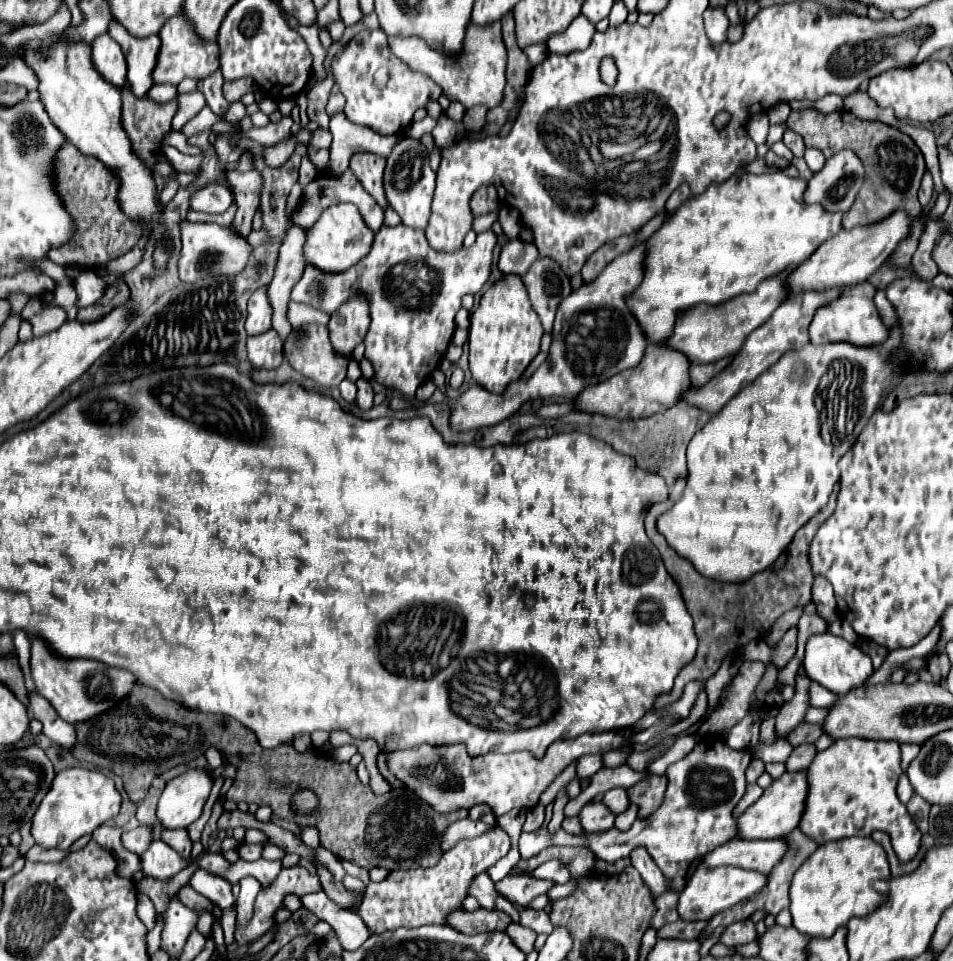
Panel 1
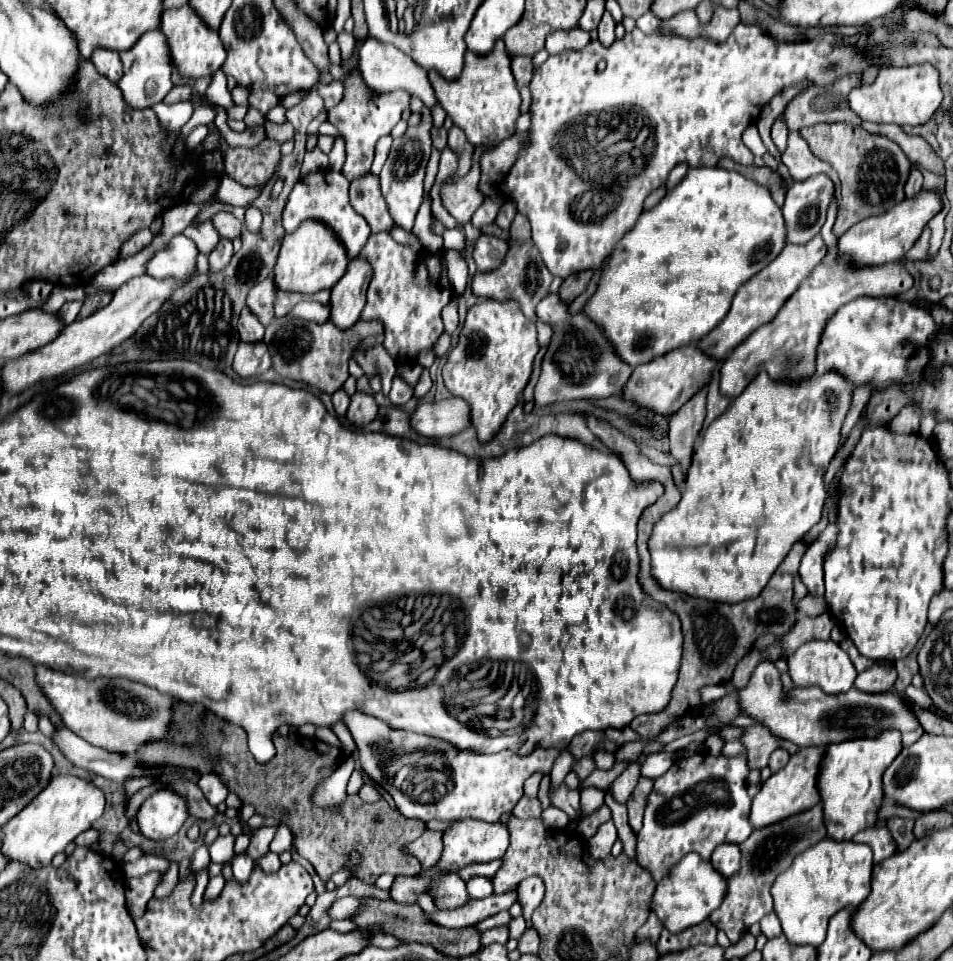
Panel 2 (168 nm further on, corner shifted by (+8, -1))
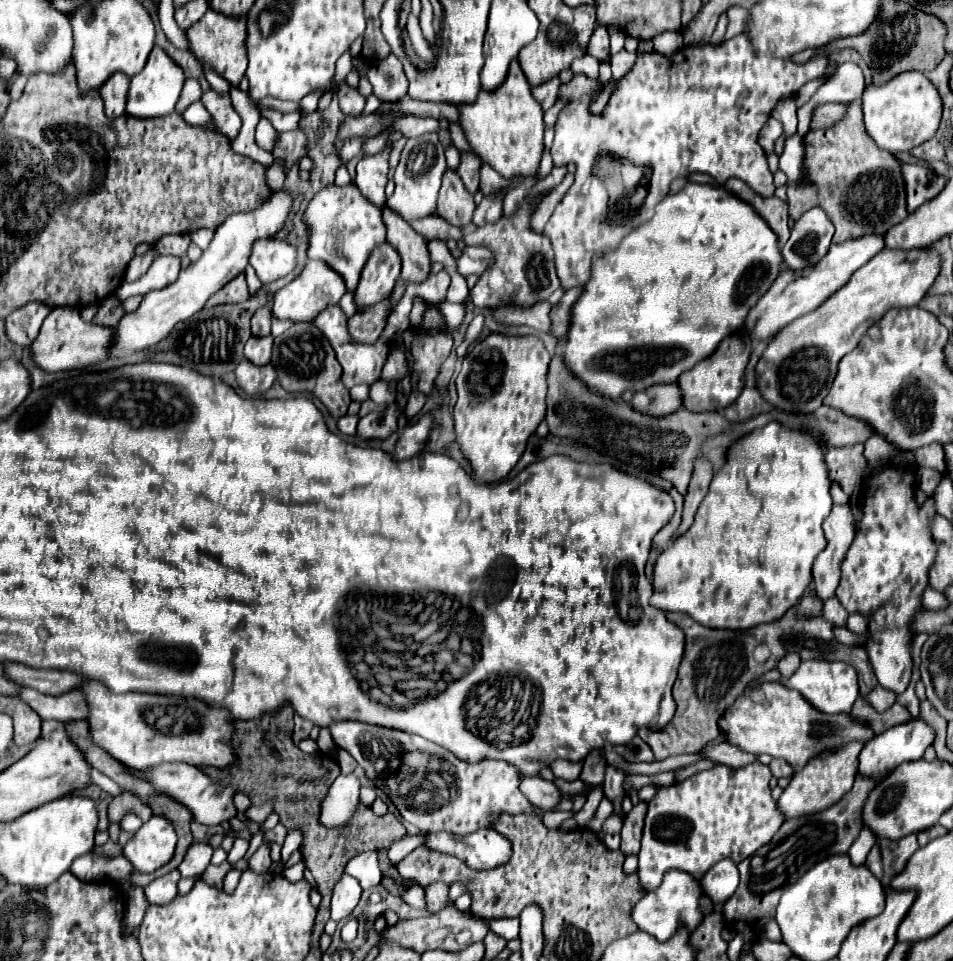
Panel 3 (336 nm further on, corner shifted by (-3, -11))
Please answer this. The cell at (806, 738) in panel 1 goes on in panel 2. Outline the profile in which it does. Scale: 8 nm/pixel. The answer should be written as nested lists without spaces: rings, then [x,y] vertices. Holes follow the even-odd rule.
[[[745,726],[743,734],[741,734],[741,744],[747,750],[747,758],[749,758],[749,768],[751,770],[761,770],[765,768],[765,764],[769,762],[769,754],[779,746],[779,738],[769,734],[767,728],[761,726]]]

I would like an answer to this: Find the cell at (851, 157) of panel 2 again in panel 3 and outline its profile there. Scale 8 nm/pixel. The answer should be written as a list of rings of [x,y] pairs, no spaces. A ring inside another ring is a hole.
[[[860,100],[850,102],[844,120],[832,128],[810,130],[804,136],[804,148],[804,178],[812,180],[816,188],[788,188],[788,206],[794,220],[808,208],[822,206],[836,228],[834,242],[846,242],[866,234],[884,234],[908,216],[900,158],[888,150],[880,150],[876,142],[868,138]]]

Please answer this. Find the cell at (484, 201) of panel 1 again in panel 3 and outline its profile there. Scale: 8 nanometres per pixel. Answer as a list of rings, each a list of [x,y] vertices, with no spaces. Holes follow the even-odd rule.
[[[446,168],[442,176],[442,188],[438,196],[436,214],[446,218],[448,224],[462,228],[472,222],[474,210],[476,210],[474,196],[466,190],[458,172],[452,168]]]

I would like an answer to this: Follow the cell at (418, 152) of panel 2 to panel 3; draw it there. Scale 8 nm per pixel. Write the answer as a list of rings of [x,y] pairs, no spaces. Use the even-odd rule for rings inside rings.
[[[436,132],[422,134],[418,138],[410,138],[406,142],[406,146],[402,148],[402,156],[400,156],[400,162],[396,166],[396,172],[394,172],[396,190],[388,198],[386,204],[392,210],[396,210],[400,216],[404,216],[404,220],[408,220],[408,222],[410,220],[422,220],[422,218],[434,214],[436,196],[440,190],[440,178],[442,178],[444,168],[446,168],[444,146],[440,144]]]

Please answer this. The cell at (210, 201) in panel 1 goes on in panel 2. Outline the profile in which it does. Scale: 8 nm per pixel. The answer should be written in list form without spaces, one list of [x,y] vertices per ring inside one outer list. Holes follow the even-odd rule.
[[[229,212],[215,214],[213,216],[213,226],[217,228],[221,238],[227,238],[227,240],[241,238],[241,222],[233,214],[229,214]]]

